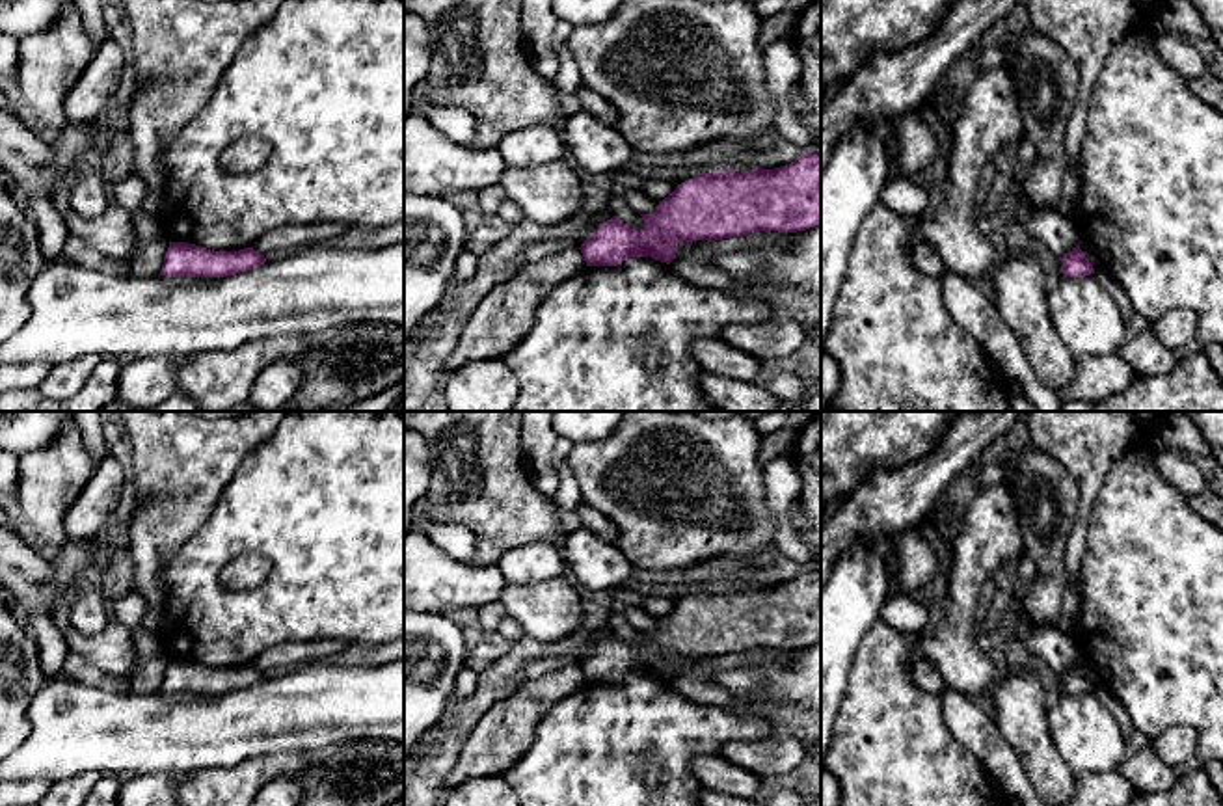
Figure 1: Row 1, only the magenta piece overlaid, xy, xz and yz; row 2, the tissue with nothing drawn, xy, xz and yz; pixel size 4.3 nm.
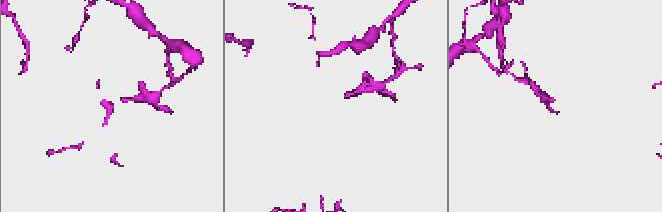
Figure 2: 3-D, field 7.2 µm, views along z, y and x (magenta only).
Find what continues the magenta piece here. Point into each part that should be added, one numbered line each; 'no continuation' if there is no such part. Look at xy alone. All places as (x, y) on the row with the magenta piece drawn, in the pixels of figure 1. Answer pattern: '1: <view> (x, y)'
no continuation

